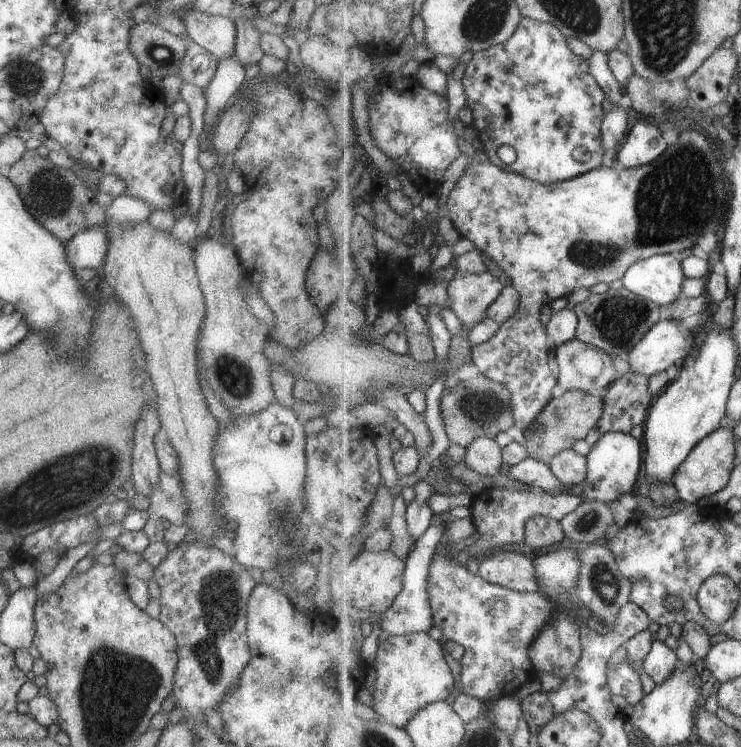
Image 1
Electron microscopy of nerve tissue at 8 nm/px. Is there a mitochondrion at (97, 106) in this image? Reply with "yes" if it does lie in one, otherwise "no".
no

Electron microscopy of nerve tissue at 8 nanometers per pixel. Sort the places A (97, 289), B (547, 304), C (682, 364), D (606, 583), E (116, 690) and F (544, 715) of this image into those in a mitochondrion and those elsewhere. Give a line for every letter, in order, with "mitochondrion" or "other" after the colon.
A: other
B: other
C: other
D: mitochondrion
E: mitochondrion
F: other

